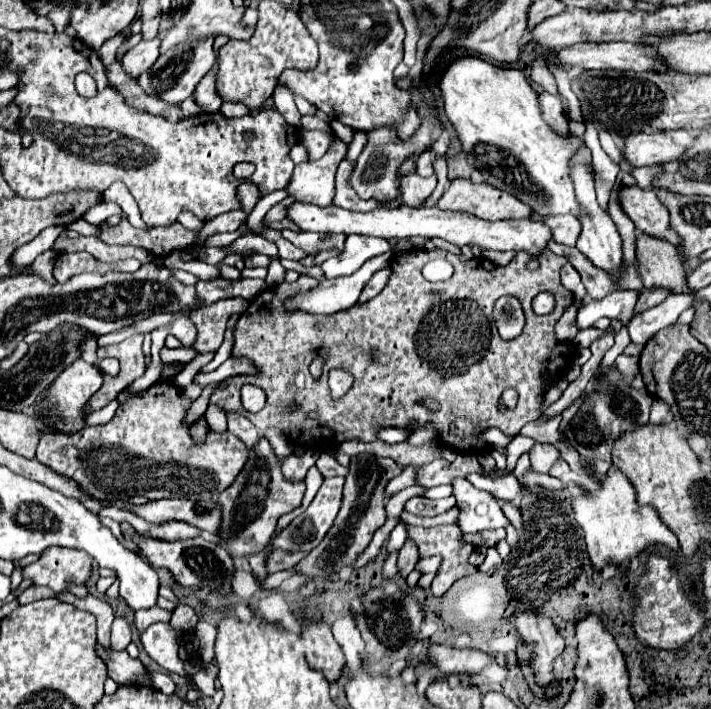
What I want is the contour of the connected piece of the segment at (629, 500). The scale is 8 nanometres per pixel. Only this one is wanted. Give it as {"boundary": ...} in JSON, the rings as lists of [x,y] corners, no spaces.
{"boundary":[[[583,461],[587,471],[593,475],[597,483],[597,491],[583,489],[581,497],[573,499],[573,511],[575,519],[585,531],[585,543],[589,557],[597,569],[603,569],[607,561],[615,561],[619,567],[621,563],[629,563],[639,557],[643,551],[651,551],[653,547],[667,547],[671,551],[679,551],[677,537],[665,523],[661,523],[657,511],[653,507],[641,507],[637,503],[637,493],[635,487],[629,483],[629,479],[617,469],[611,467],[605,477],[599,477],[593,471],[593,465],[589,461]]]}

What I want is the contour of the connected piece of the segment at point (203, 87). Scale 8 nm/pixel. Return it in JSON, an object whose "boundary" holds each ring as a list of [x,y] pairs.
{"boundary":[[[209,71],[209,73],[201,79],[197,91],[193,93],[195,101],[203,107],[203,111],[219,111],[219,107],[221,107],[221,103],[223,103],[221,95],[217,95],[217,85],[215,85],[215,81],[217,81],[217,73],[215,73],[215,71]]]}

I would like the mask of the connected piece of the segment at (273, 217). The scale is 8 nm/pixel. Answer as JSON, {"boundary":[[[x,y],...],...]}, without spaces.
{"boundary":[[[287,197],[281,203],[277,203],[275,207],[271,207],[269,213],[265,215],[265,221],[281,221],[281,219],[285,219],[285,207],[289,207],[289,203],[295,203],[295,201],[291,197]]]}

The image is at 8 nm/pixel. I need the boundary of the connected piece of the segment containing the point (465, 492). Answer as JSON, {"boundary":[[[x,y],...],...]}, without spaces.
{"boundary":[[[453,479],[453,497],[457,499],[455,507],[459,509],[457,527],[463,533],[477,533],[485,529],[506,529],[506,541],[510,547],[517,547],[519,534],[509,519],[501,513],[497,499],[481,489],[475,489],[467,479]]]}

